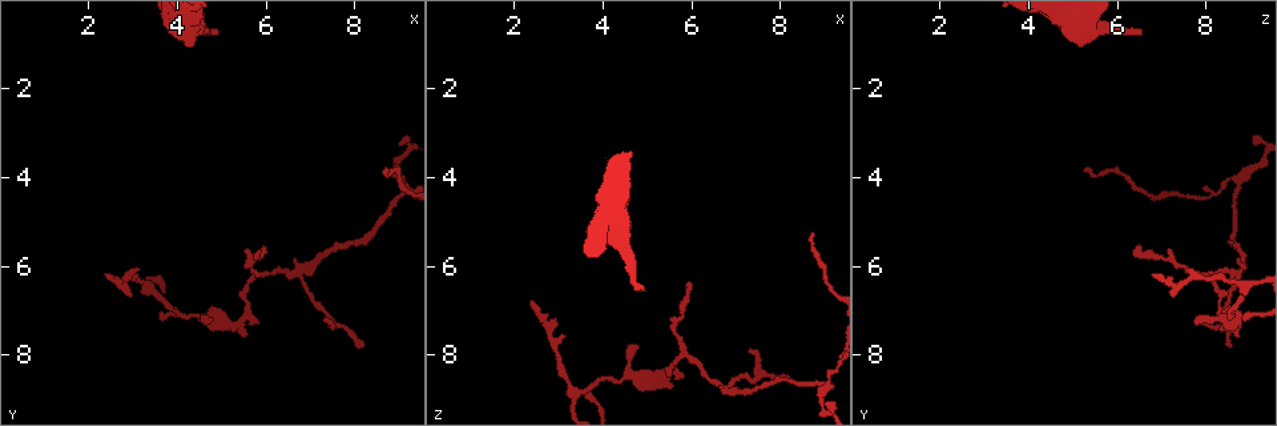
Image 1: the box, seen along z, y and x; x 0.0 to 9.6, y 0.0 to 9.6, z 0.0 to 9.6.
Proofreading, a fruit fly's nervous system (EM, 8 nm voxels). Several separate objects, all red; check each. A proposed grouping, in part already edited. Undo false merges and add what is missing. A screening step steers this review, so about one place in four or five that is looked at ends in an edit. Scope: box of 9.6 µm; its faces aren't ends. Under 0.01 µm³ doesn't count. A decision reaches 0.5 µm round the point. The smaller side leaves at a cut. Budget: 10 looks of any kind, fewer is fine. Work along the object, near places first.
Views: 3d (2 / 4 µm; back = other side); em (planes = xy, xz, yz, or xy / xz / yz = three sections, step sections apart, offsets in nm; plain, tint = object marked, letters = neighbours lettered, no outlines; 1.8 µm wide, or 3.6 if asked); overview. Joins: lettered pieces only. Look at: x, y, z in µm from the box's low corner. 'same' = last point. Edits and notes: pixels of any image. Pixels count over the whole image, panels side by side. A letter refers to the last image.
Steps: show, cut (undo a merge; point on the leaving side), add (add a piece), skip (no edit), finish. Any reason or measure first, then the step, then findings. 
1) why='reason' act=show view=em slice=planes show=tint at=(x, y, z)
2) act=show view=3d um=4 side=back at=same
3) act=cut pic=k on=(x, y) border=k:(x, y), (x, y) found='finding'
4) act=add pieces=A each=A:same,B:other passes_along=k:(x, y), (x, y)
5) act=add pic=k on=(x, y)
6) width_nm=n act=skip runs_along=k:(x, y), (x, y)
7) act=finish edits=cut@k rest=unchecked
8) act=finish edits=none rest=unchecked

why='end of a long branch' act=show view=3d um=4 at=(8.75, 3.85, 5.20)

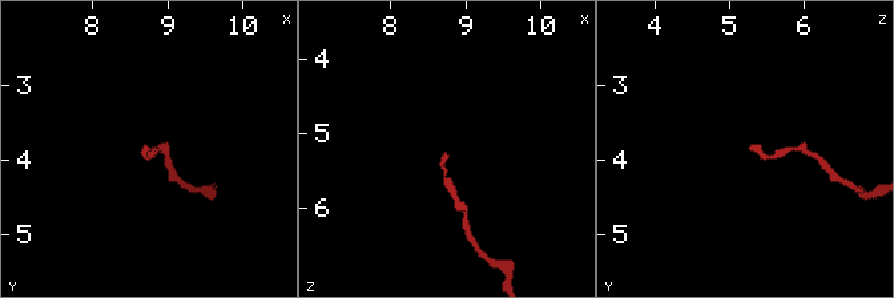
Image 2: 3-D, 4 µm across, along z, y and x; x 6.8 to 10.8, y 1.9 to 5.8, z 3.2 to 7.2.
why='need the tissue' act=show view=em slice=planes show=letters at=(8.70, 3.80, 5.25)

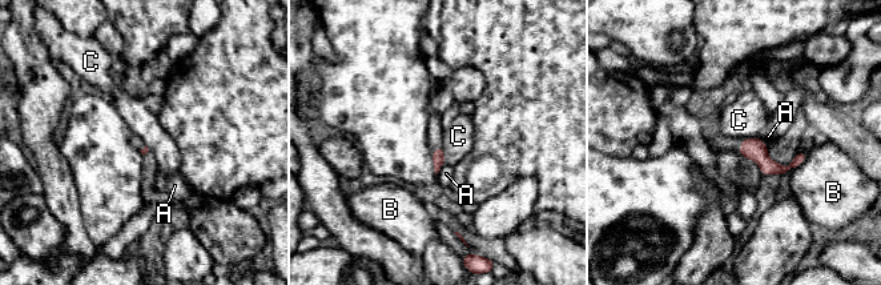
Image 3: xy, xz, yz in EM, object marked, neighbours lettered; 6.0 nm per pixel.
act=skip each=A:other,B:other,C:other border=3:(760, 136), (741, 139) found='none of them fits'

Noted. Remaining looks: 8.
act=show view=3d um=2 at=(9.00, 3.30, 9.10)

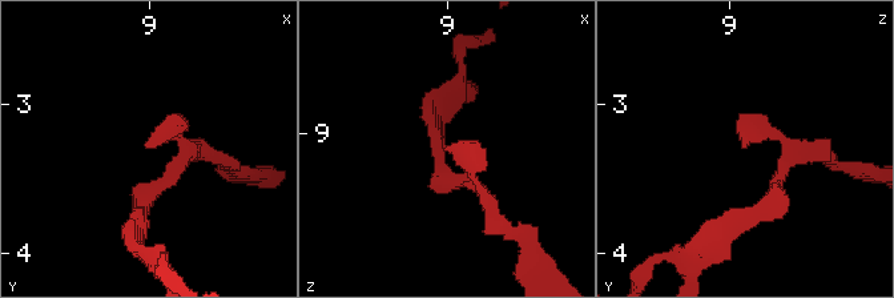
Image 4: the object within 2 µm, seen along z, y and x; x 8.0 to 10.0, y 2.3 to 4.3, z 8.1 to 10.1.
why='now the EM' act=show view=em um=3.6 slice=yz step=8 show=tint at=(8.98, 3.30, 9.10)

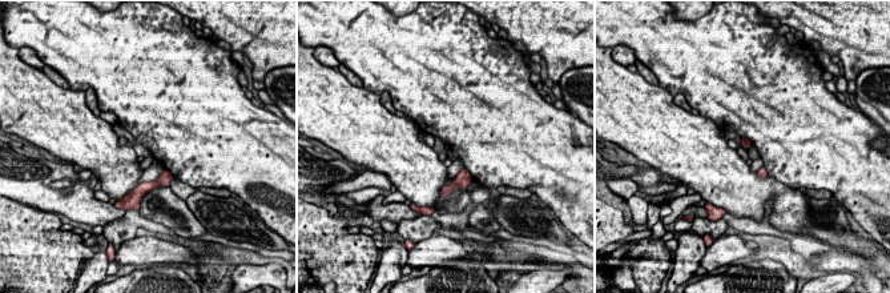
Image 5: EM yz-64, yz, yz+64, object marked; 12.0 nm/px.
act=show view=em um=3.6 slice=planes show=letters at=same

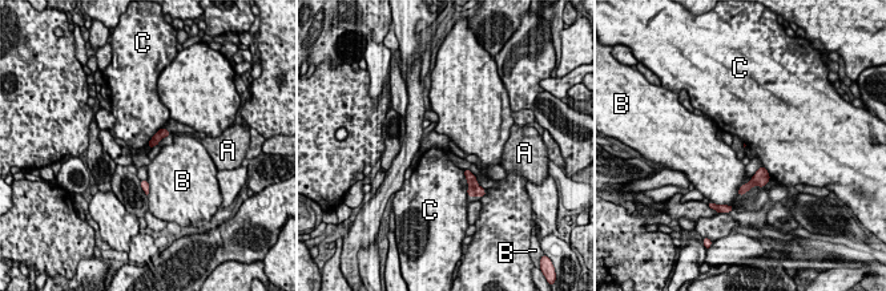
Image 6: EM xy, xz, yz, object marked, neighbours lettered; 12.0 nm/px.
act=skip each=A:other,B:other,C:other border=6:(164, 126), (147, 144) found='none of them fits'

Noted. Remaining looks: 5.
act=show view=3d um=4 side=back at=(4.90, 0.75, 6.55)

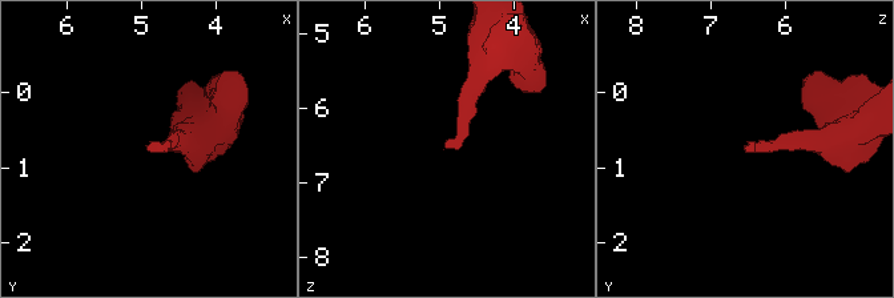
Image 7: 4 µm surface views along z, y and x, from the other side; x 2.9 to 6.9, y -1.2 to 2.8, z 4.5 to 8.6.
act=show view=em slice=xy step=16 show=letters at=(4.90, 0.75, 6.55)

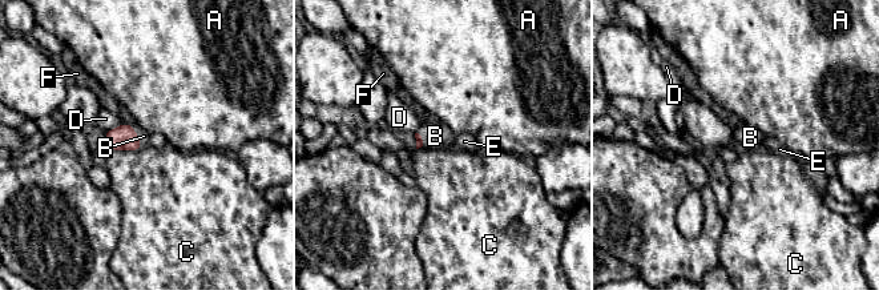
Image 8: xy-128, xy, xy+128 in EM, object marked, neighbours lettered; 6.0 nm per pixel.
why='cut it another way' act=show view=em slice=planes show=letters at=same

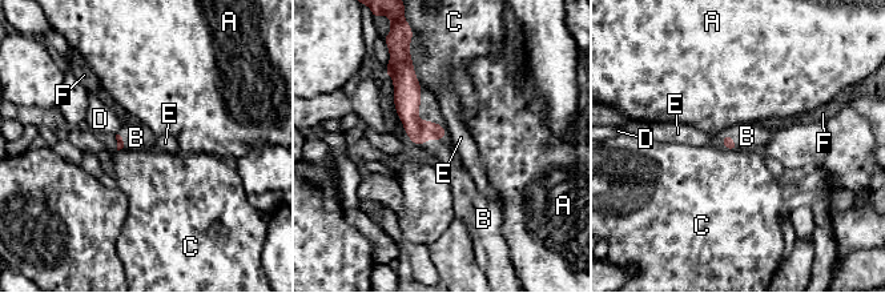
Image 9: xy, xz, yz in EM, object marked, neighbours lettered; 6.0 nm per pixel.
act=add pieces=B each=A:other,B:same,C:other,D:other,E:other,F:other passes_along=9:(406, 91), (433, 123), (447, 156) found='the neuron continues'

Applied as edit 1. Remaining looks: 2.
act=finish edits=add@9 rest=unchecked

